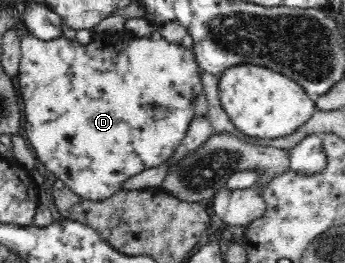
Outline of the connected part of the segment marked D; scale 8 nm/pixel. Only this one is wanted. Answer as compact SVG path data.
M24 30L20 43L19 76L16 78L16 84L22 102L24 102L23 135L44 168L50 170L57 180L61 180L76 196L92 202L104 202L106 198L120 192L124 182L130 180L132 176L144 172L148 168L154 168L154 166L167 165L180 141L186 136L190 121L194 118L192 99L197 97L198 93L202 93L202 85L199 81L200 70L196 64L193 50L191 50L192 45L174 46L157 35L140 38L126 31L114 35L98 34L98 36L94 36L94 40L84 45L77 39L68 39L65 36L46 42Z

